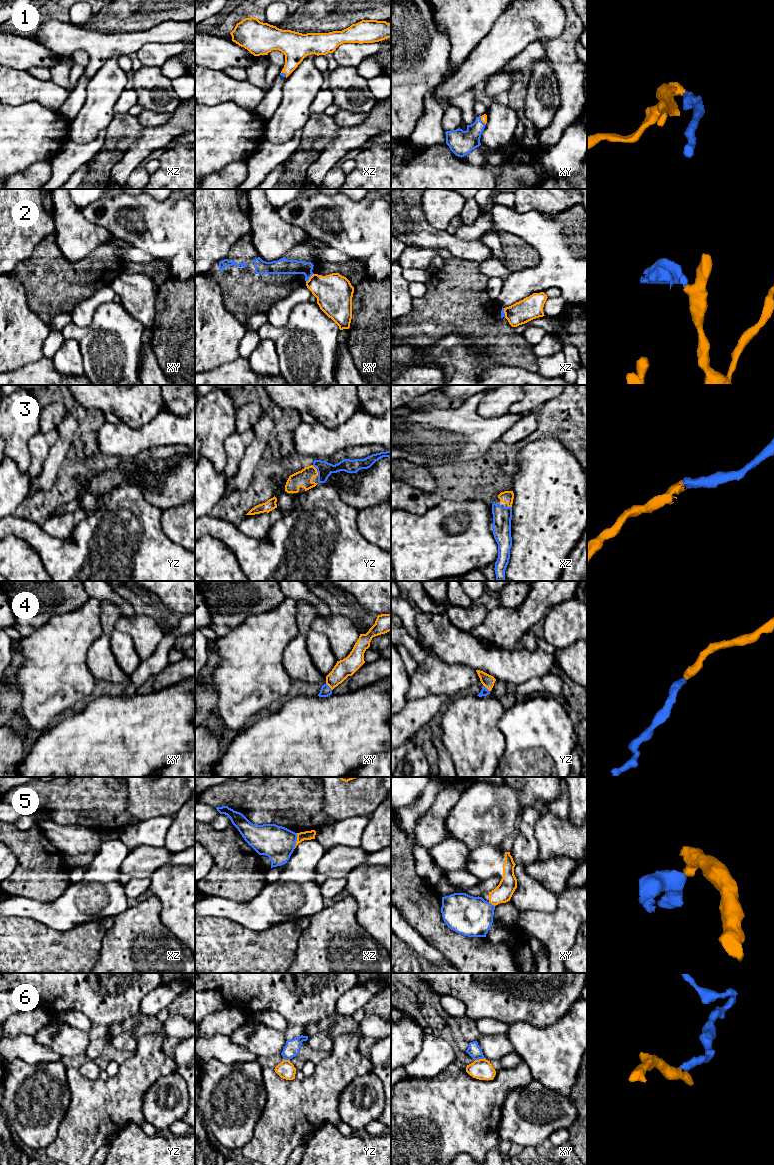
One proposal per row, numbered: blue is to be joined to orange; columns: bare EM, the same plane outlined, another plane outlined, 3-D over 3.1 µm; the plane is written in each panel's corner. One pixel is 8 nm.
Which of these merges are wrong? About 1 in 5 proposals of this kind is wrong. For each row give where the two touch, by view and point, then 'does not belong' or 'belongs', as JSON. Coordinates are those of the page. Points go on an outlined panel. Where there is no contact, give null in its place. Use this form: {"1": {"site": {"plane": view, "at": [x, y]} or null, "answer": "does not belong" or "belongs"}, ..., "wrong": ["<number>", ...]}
{"1": {"site": {"plane": "xy", "at": [481, 120]}, "answer": "belongs"}, "2": {"site": {"plane": "xy", "at": [309, 278]}, "answer": "does not belong"}, "3": {"site": {"plane": "yz", "at": [316, 470]}, "answer": "belongs"}, "4": {"site": {"plane": "yz", "at": [486, 687]}, "answer": "belongs"}, "5": {"site": {"plane": "xz", "at": [296, 841]}, "answer": "does not belong"}, "6": {"site": {"plane": "xy", "at": [479, 1059]}, "answer": "belongs"}, "wrong": ["2", "5"]}

